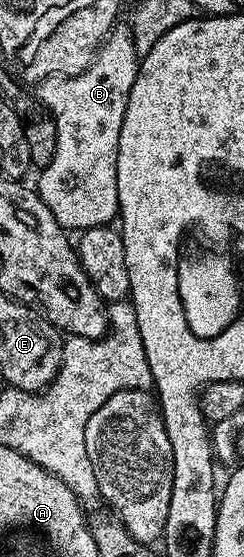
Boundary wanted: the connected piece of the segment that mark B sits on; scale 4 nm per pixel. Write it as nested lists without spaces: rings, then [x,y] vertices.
[[[119,23],[108,33],[106,41],[100,45],[85,72],[75,77],[49,77],[38,82],[37,96],[53,115],[57,127],[57,151],[53,155],[53,163],[42,169],[38,194],[45,207],[53,211],[53,219],[57,219],[62,229],[82,231],[98,225],[111,225],[119,217],[117,147],[121,139],[125,107],[129,103],[129,91],[139,73],[140,60],[141,57],[135,53],[130,24]]]

